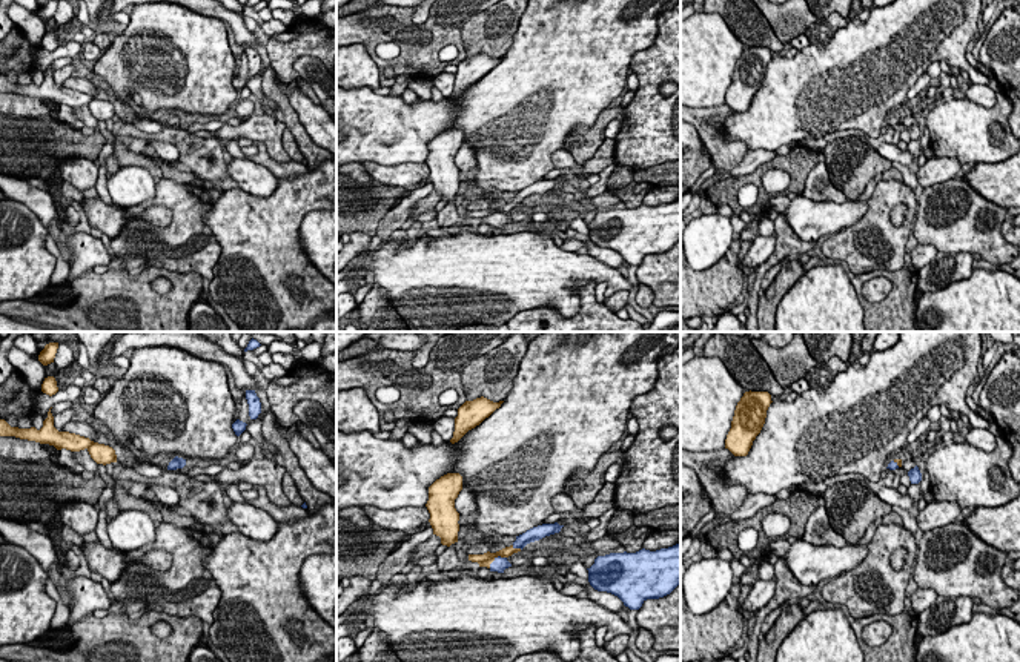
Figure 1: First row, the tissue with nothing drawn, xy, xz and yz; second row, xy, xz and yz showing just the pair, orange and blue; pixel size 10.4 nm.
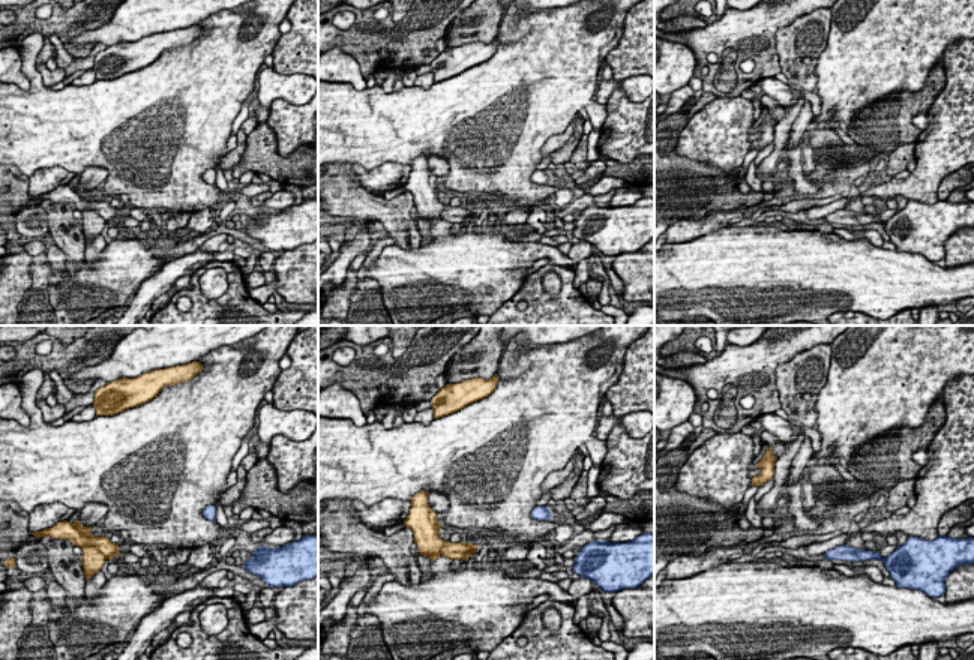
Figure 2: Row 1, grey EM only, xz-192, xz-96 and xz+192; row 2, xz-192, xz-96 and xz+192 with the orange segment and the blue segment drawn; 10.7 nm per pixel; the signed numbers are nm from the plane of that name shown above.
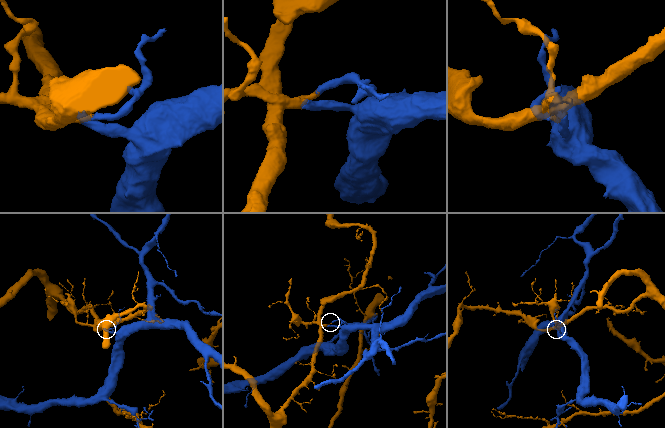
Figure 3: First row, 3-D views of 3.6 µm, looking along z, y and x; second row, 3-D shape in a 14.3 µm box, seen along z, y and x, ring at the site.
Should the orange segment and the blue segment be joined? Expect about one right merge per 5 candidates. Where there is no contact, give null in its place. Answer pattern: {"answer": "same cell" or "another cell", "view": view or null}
{"answer": "another cell", "view": "xz"}

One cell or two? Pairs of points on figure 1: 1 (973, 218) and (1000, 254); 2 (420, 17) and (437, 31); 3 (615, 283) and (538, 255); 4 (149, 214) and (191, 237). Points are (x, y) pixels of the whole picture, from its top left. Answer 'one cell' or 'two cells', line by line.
1: one cell
2: two cells
3: one cell
4: two cells

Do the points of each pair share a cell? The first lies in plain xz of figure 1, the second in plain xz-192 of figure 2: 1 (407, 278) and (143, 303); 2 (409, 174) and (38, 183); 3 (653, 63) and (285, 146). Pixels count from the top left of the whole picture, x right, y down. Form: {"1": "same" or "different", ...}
{"1": "different", "2": "same", "3": "same"}

